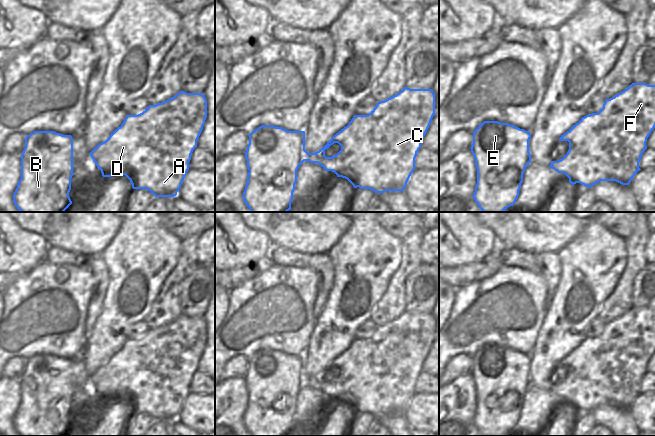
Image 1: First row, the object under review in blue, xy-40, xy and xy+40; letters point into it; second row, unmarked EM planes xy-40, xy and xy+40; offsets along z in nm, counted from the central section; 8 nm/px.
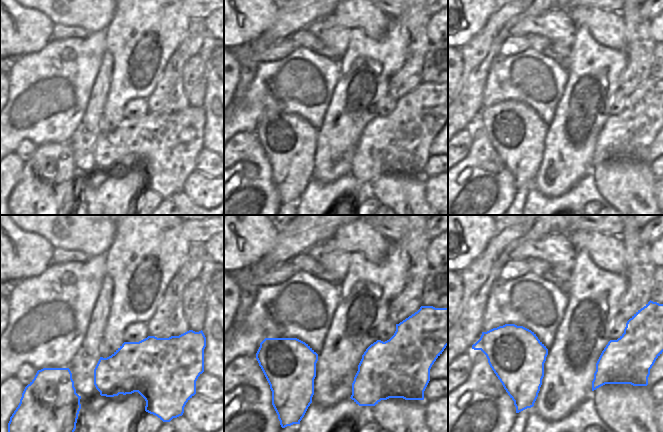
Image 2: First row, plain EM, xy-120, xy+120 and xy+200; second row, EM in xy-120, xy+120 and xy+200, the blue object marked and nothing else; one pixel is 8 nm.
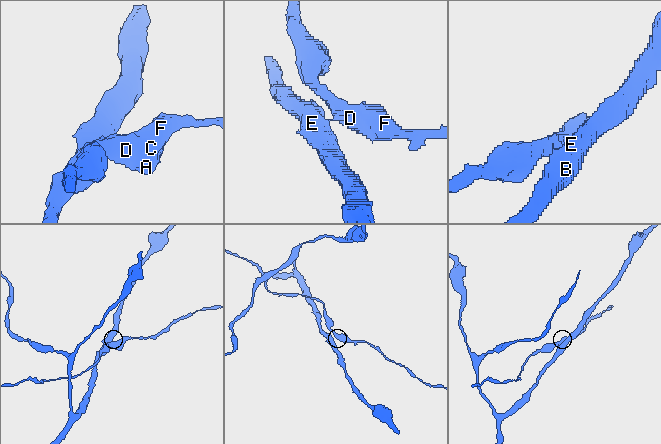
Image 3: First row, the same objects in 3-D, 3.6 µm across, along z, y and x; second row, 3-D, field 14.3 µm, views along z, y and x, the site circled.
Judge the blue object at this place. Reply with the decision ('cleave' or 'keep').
cleave

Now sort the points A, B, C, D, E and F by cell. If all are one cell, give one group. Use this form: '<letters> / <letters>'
A C D F / B E

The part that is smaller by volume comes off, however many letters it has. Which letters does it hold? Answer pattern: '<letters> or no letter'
A, C, D, F

